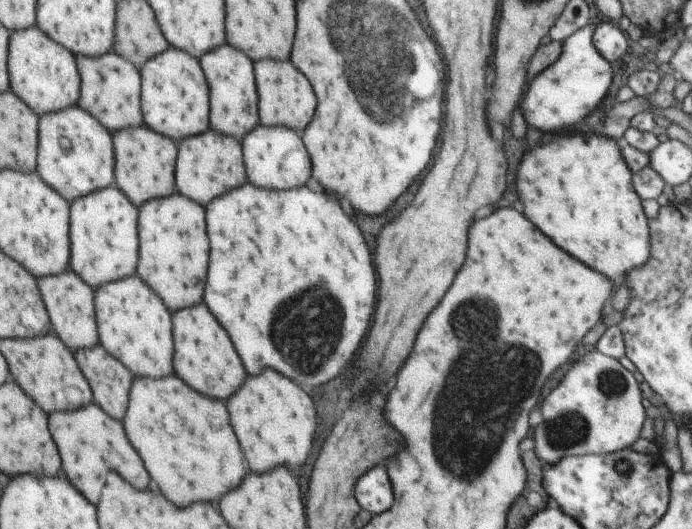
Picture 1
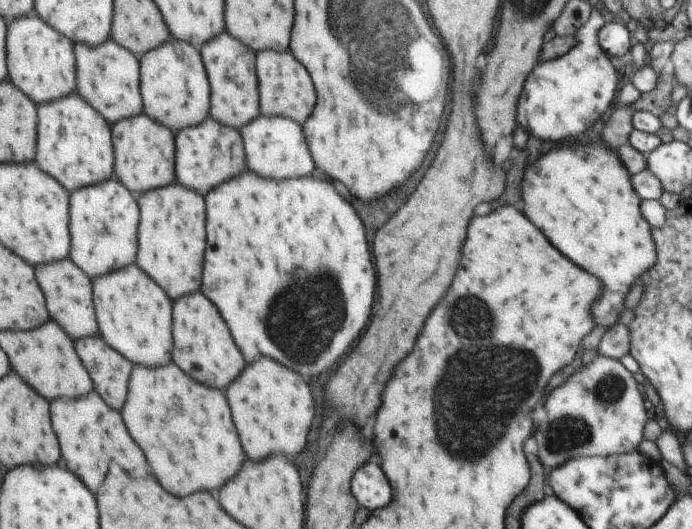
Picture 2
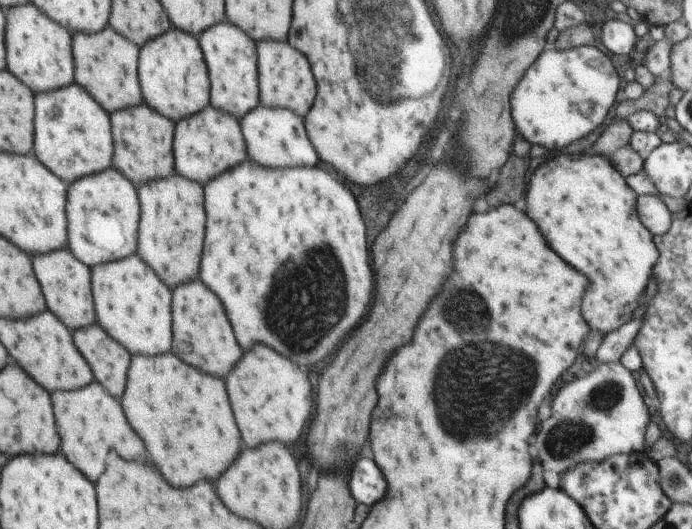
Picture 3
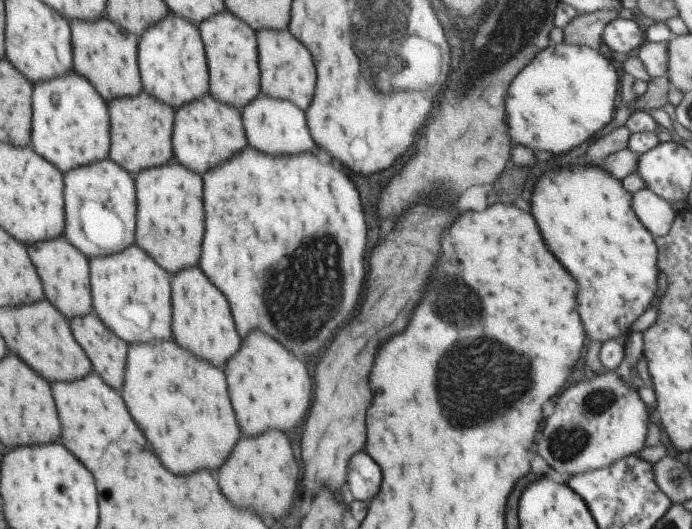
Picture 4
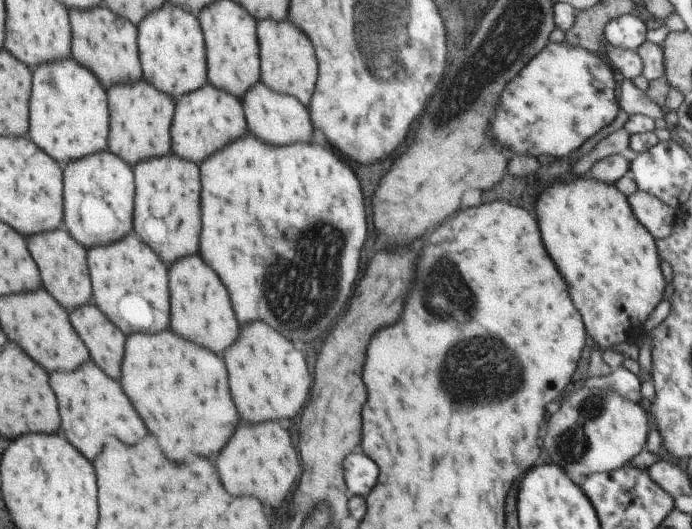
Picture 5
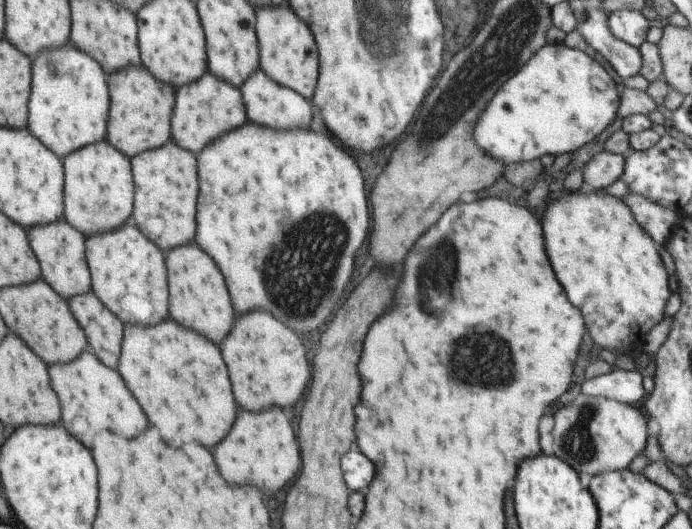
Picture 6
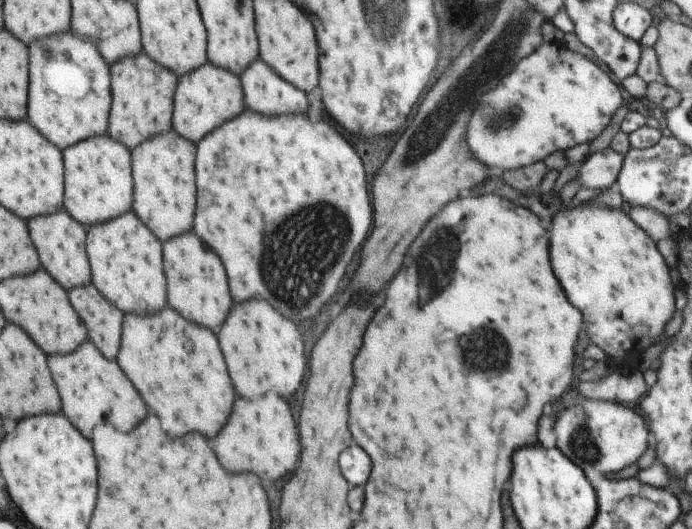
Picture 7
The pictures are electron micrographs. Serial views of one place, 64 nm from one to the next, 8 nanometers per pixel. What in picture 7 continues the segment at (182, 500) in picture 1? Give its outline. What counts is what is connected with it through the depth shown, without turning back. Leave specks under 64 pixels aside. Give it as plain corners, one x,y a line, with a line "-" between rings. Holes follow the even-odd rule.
167,304
162,314
152,316
125,314
121,346
122,354
118,354
118,362
122,362
122,370
126,370
126,374
130,374
130,382
134,382
138,390
142,390
142,398
146,398
150,410
162,418
162,428
170,436
188,432
216,436
220,432
232,410
234,388
226,372
226,362
220,352
218,338
210,328
186,320

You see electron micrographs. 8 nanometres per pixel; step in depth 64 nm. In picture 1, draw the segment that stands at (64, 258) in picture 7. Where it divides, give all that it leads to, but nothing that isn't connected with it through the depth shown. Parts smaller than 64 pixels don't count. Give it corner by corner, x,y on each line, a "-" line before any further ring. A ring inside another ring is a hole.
72,269
66,274
37,279
41,294
44,296
46,310
52,319
51,330
56,332
72,348
77,350
92,350
100,342
100,331
97,329
96,291

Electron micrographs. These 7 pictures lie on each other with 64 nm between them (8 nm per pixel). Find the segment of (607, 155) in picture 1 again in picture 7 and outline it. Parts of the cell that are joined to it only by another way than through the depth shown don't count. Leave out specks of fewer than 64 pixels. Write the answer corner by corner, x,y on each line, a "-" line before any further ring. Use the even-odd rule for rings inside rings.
592,200
582,202
578,208
572,210
568,210
566,206
564,212
556,214
550,230
550,260
554,274
566,290
570,302
574,302
578,310
582,310
584,326
590,330
591,343
596,342
596,334
602,332
604,346
608,346
608,351
610,346
614,346
614,350
624,355
634,350
643,354
647,348
660,342
664,336
664,328
670,322
676,308
674,284
666,259
658,252
657,243
628,216
626,209
625,207
612,210
-
598,294
604,294
604,298
612,298
612,304
606,302
600,308
596,302

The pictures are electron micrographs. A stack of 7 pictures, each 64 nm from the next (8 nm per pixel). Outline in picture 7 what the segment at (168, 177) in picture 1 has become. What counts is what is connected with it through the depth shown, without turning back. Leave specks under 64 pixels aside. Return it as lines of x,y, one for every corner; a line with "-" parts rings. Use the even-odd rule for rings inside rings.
136,54
134,58
122,58
112,66
112,111
109,113
109,128
107,133
118,142
125,143
128,150
134,150
141,146
142,142
158,134
166,134
173,127
173,110
177,92
177,75
168,70
166,66
160,66
150,58
149,54

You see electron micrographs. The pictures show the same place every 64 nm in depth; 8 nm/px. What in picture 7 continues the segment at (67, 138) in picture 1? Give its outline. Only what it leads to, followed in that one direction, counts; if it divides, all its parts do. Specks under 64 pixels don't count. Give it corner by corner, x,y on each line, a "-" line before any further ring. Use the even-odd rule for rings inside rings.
72,31
66,32
66,34
52,34
50,38
42,38
36,45
29,46
29,102
28,102
28,122
33,123
35,127
50,142
54,143
54,146
61,146
62,150
69,149
72,145
77,145
78,142
89,141
90,138
98,138
102,134
107,133
109,128
109,113
112,111
112,67
108,66
108,62
102,58
102,53
97,43
92,42
90,38
82,38
77,34
72,34

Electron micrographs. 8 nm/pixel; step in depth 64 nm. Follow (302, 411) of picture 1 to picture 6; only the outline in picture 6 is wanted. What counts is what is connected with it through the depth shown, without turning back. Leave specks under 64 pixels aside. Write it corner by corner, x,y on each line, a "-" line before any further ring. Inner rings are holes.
266,310
238,316
238,322
234,322
234,338
222,350
226,350
226,366
236,402
246,410
264,410
272,404
288,408
300,400
310,380
306,352
298,334

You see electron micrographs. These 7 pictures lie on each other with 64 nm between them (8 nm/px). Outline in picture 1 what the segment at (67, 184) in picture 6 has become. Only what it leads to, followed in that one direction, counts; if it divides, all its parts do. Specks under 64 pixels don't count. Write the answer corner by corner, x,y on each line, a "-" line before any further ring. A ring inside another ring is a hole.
114,186
90,193
71,206
73,258
70,268
77,271
95,291
110,282
134,276
136,262
140,262
137,206
122,194
119,187

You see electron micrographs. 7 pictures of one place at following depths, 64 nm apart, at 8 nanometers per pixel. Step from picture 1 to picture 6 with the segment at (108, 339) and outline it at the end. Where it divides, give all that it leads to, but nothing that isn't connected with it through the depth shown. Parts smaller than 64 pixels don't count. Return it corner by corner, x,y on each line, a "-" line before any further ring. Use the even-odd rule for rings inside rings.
129,220
120,230
96,234
89,238
87,253
92,271
93,293
121,321
124,326
154,326
169,317
168,266
164,252
136,225

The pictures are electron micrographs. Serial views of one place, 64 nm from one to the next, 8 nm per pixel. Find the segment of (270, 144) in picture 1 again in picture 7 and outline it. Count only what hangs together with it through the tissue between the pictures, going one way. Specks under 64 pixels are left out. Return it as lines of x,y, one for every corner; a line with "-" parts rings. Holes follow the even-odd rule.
262,59
251,62
242,72
241,78
246,110
252,108
260,114
282,114
282,112
308,112
308,100
302,90
274,74

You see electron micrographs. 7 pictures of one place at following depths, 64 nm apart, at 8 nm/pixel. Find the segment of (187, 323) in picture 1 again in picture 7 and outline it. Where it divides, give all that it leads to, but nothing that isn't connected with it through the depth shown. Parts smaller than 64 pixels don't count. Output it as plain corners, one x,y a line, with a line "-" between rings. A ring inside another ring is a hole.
194,232
180,234
166,242
166,277
168,278
168,304
184,318
198,324
216,328
226,320
232,306
228,280
220,258
210,250

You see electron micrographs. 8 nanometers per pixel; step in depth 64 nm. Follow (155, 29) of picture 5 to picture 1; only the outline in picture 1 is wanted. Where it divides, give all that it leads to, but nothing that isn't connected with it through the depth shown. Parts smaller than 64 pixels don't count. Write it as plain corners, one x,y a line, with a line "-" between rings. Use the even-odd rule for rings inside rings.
169,48
156,58
152,58
142,66
142,114
144,126
150,130
158,131
173,139
175,143
185,141
186,138
194,138
198,134
204,134
208,130
208,83
201,62
188,52
182,52
178,48

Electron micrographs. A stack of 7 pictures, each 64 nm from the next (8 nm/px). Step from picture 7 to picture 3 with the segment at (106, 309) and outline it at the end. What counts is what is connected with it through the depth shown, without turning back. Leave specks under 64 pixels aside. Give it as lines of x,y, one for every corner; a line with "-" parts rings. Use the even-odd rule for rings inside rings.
98,322
72,333
73,338
78,338
78,346
82,346
82,354
86,354
86,358
90,358
90,366
94,366
93,380
120,398
124,386
128,386
129,368
132,364
129,350
110,338

